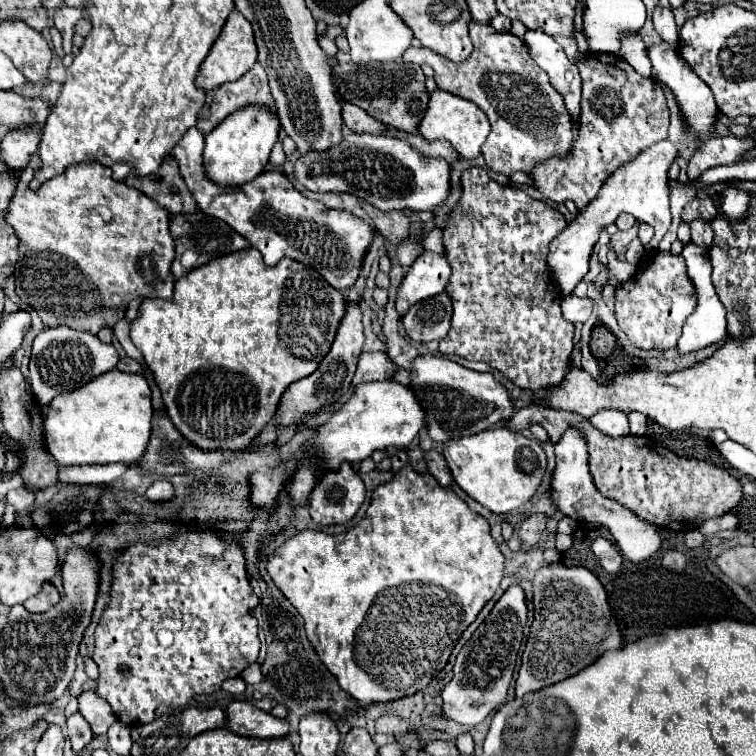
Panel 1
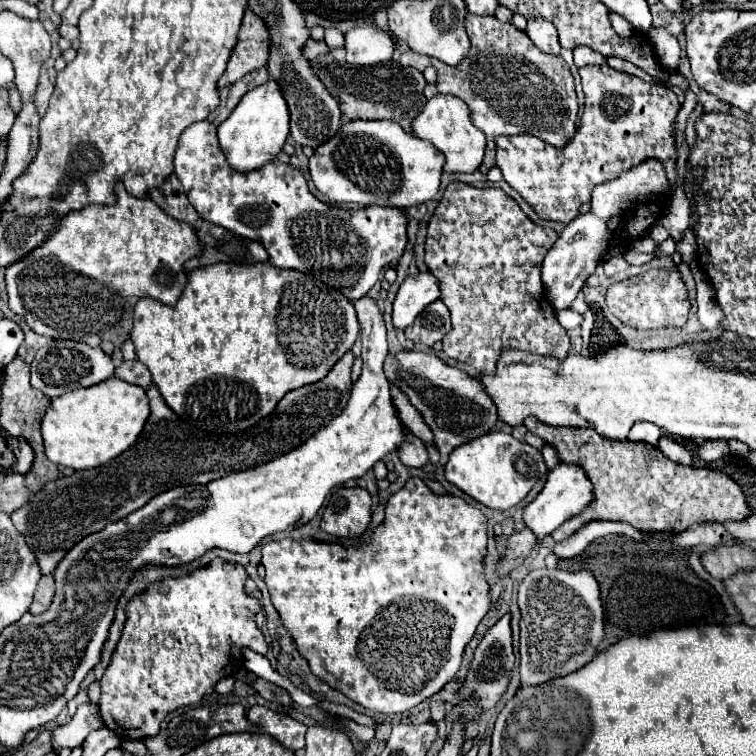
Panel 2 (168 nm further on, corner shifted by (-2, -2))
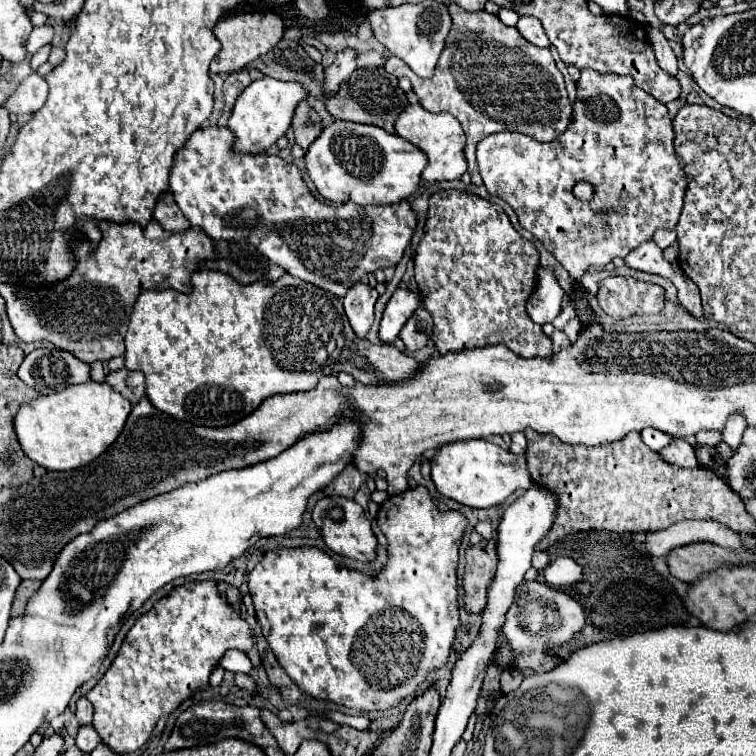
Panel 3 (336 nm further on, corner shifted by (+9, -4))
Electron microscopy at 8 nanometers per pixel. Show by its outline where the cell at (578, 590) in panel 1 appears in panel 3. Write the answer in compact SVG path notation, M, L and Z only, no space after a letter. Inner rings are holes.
M524 581L516 599L506 615L504 635L516 653L516 665L522 675L532 675L540 671L554 669L560 659L552 655L552 647L560 647L564 641L570 641L584 627L584 609L578 599L570 593L556 591L538 581Z

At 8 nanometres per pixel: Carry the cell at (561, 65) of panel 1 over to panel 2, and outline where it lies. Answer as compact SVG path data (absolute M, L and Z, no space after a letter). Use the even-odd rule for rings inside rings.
M535 19L527 23L525 33L529 35L529 39L535 43L537 49L541 49L543 53L551 53L551 55L559 55L559 39L557 39L557 29L545 21L545 19Z

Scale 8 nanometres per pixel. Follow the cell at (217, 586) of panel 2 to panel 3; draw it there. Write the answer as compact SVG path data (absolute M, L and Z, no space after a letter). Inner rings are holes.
M214 581L184 583L176 587L168 597L160 599L146 615L136 621L106 675L86 695L86 699L94 705L94 729L98 731L102 743L120 755L140 749L148 741L162 715L170 715L198 687L208 683L212 669L228 649L240 649L248 653L252 645L254 639L250 635L248 623L240 619L238 613L220 597Z

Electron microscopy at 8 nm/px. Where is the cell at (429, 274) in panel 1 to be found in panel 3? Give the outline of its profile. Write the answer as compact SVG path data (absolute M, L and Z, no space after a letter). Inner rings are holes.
M396 289L396 293L390 297L382 321L380 321L380 331L378 337L382 343L392 343L404 323L410 319L410 315L420 307L420 293L410 291L410 289Z

